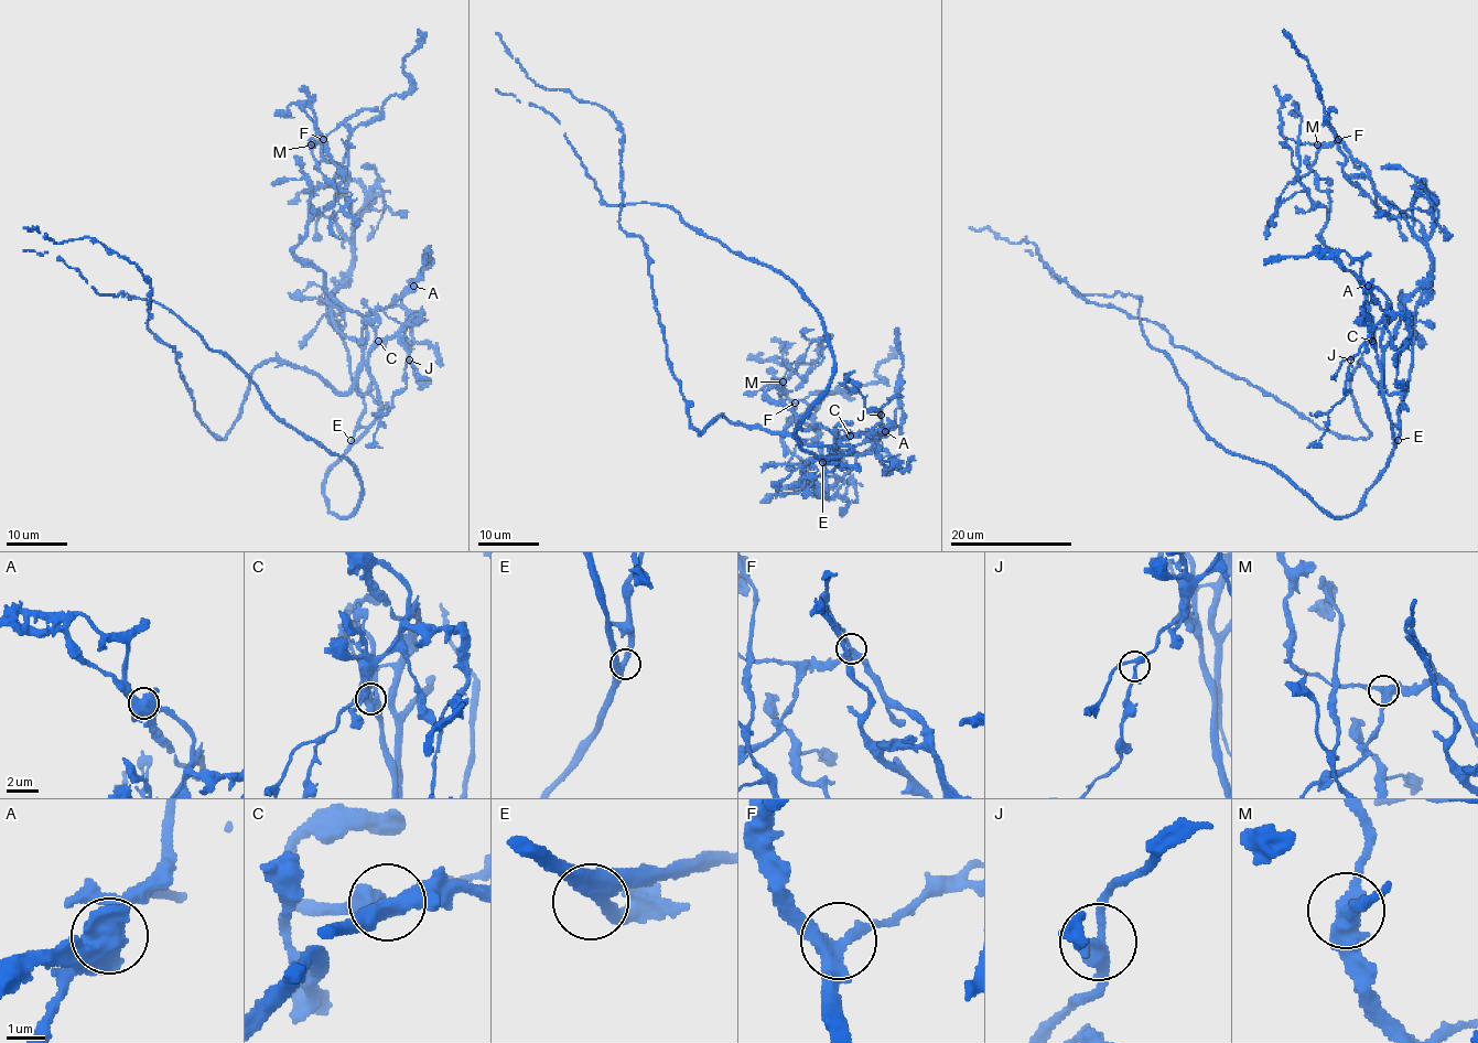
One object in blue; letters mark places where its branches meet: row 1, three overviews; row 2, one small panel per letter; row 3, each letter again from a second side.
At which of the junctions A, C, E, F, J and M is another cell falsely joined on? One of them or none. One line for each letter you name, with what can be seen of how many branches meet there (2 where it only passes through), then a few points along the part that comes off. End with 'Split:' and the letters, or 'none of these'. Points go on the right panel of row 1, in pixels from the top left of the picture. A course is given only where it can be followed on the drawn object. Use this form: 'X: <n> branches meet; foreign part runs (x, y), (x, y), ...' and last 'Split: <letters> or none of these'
A: 5 branches meet; foreign part runs (1368, 285), (1382, 389), (1361, 361), (1369, 432), (1338, 437), (1087, 303), (1025, 237), (969, 228)
Split: A

